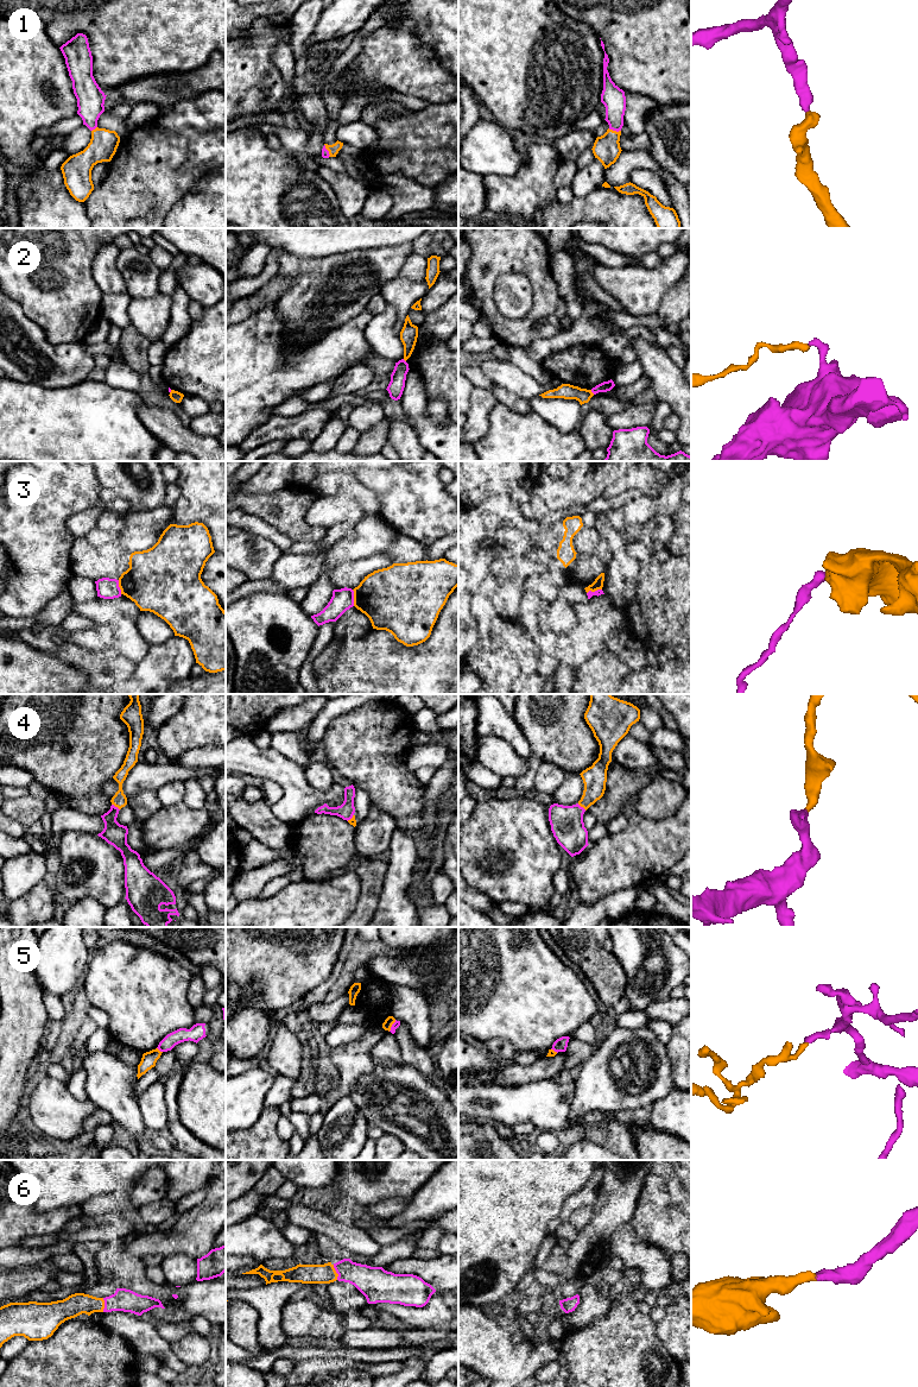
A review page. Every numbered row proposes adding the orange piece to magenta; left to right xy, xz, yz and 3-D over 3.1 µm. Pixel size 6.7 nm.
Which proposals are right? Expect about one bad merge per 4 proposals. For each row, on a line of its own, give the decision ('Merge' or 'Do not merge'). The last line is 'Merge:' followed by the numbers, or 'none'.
1: Merge
2: Do not merge
3: Do not merge
4: Merge
5: Do not merge
6: Merge
Merge: 1, 4, 6

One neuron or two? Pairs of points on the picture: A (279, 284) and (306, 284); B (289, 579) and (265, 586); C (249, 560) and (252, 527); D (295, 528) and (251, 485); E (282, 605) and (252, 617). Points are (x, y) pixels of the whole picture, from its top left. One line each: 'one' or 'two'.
A: two
B: two
C: two
D: two
E: one

